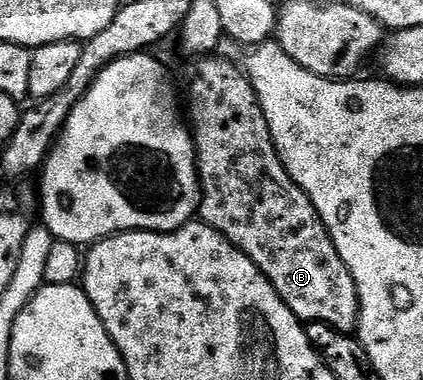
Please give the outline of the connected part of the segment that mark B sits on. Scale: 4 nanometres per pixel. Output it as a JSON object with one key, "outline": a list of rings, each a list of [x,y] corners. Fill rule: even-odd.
{"outline":[[[202,58],[197,61],[198,77],[190,84],[190,116],[188,112],[188,127],[194,137],[194,157],[198,163],[200,199],[198,201],[197,215],[200,217],[201,223],[215,228],[218,233],[228,238],[228,242],[235,244],[245,256],[252,258],[254,265],[272,282],[276,294],[280,294],[280,298],[286,303],[288,310],[292,310],[292,314],[296,314],[299,320],[312,324],[327,324],[341,332],[353,333],[358,327],[360,306],[358,305],[356,282],[352,278],[348,266],[344,266],[344,262],[340,258],[340,254],[330,237],[330,231],[324,226],[320,214],[312,206],[312,202],[304,194],[304,190],[300,190],[300,186],[296,186],[296,182],[290,177],[288,170],[282,165],[282,160],[278,157],[278,151],[270,133],[270,127],[264,118],[264,110],[258,105],[256,90],[252,90],[252,82],[246,77],[245,72],[242,71],[237,63],[234,63],[234,65],[229,64],[226,60],[214,59],[218,58]]]}

